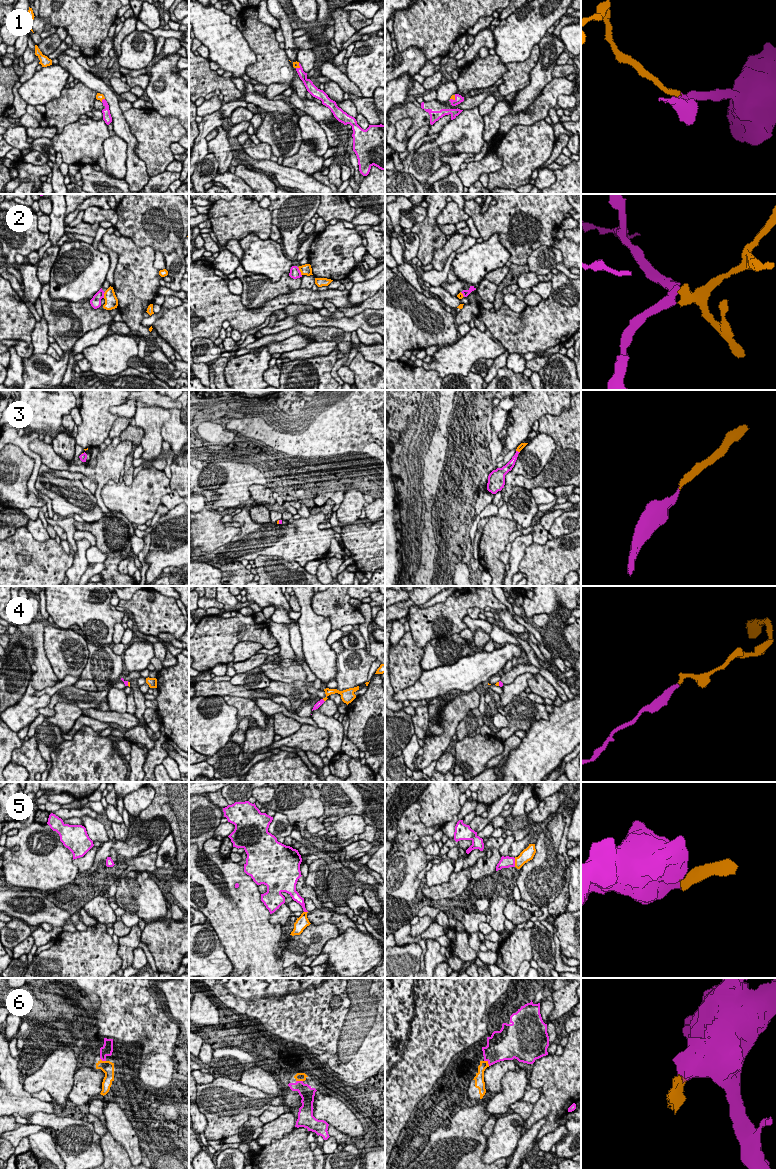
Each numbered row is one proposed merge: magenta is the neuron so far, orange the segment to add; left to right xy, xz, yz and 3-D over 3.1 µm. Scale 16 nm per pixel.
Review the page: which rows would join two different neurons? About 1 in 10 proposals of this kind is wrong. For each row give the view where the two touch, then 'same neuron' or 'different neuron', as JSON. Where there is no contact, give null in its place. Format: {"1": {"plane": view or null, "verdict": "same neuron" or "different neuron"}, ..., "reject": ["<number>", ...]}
{"1": {"plane": "yz", "verdict": "same neuron"}, "2": {"plane": "xz", "verdict": "different neuron"}, "3": {"plane": "xz", "verdict": "same neuron"}, "4": {"plane": "xz", "verdict": "same neuron"}, "5": {"plane": "yz", "verdict": "same neuron"}, "6": {"plane": "yz", "verdict": "same neuron"}, "reject": ["2"]}

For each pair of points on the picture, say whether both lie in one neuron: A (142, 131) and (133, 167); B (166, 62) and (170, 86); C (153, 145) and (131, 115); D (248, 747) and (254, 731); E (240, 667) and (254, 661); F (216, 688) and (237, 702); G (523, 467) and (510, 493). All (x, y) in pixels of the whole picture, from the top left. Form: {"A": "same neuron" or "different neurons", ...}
{"A": "different neurons", "B": "same neuron", "C": "same neuron", "D": "same neuron", "E": "same neuron", "F": "different neurons", "G": "different neurons"}

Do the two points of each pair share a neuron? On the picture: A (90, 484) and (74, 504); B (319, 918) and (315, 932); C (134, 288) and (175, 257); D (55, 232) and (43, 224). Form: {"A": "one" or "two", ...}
{"A": "two", "B": "two", "C": "two", "D": "two"}

